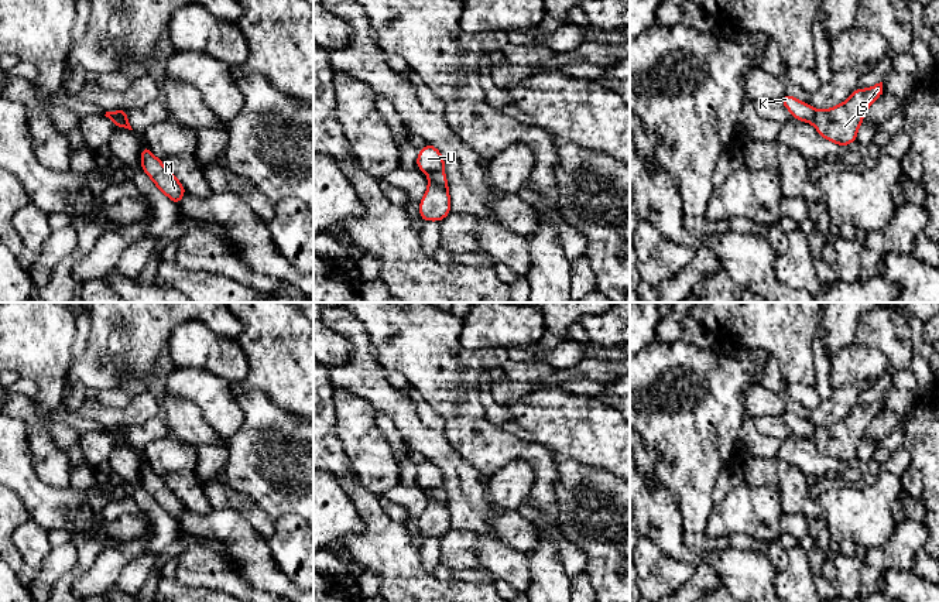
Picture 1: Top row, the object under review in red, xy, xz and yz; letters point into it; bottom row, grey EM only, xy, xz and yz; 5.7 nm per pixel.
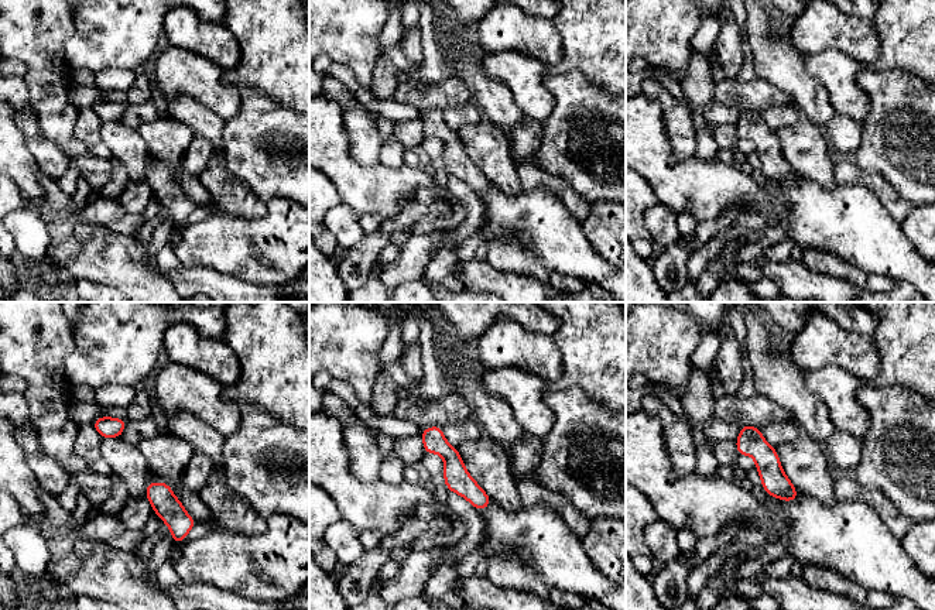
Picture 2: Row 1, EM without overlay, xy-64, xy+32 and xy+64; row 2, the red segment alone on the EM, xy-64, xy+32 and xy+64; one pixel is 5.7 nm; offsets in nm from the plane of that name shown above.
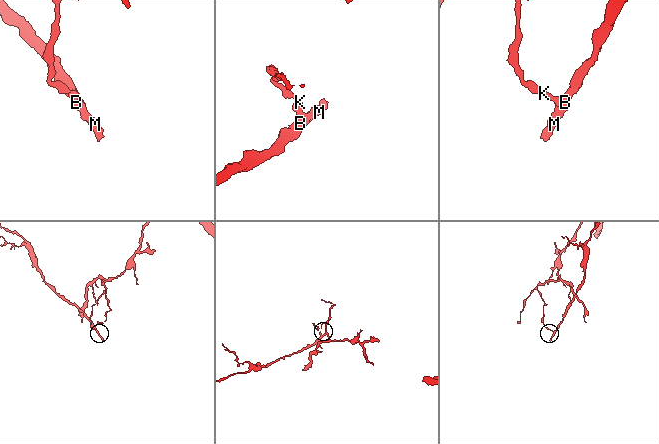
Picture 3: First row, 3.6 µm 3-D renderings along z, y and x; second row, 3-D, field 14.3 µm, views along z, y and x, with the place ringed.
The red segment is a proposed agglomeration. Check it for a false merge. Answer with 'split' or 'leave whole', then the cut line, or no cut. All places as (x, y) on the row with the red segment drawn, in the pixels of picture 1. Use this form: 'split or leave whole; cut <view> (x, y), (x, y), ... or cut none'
split; cut xz (442, 170), (429, 173)

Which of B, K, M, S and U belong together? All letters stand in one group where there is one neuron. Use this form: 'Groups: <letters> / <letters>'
Groups: B M S / K U

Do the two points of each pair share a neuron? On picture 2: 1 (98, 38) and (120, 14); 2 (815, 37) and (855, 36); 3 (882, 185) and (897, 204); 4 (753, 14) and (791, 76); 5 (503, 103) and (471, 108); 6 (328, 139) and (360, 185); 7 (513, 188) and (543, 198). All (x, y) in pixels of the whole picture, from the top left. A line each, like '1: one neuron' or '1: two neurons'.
1: one neuron
2: one neuron
3: one neuron
4: one neuron
5: two neurons
6: one neuron
7: two neurons

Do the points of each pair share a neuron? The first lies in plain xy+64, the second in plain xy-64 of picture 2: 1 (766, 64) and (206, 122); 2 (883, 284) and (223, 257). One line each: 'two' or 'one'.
1: one
2: one

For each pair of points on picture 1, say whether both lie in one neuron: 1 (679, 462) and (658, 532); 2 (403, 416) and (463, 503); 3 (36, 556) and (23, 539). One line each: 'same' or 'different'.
1: different
2: same
3: same

